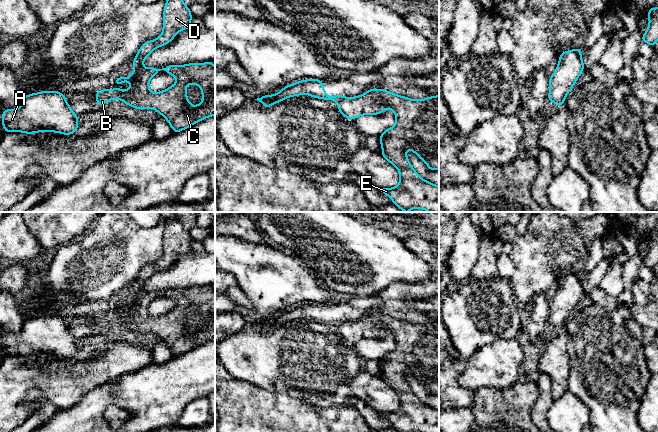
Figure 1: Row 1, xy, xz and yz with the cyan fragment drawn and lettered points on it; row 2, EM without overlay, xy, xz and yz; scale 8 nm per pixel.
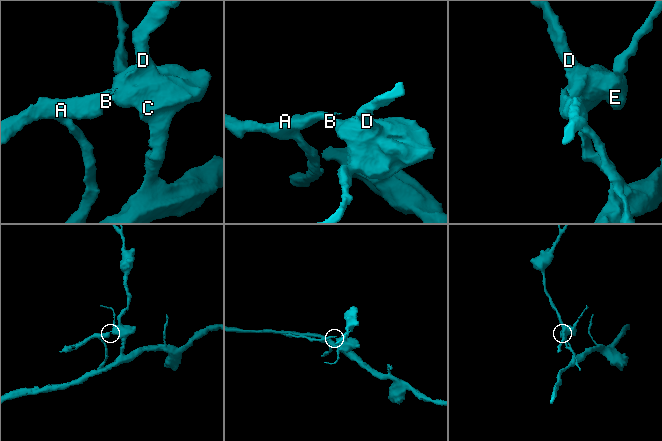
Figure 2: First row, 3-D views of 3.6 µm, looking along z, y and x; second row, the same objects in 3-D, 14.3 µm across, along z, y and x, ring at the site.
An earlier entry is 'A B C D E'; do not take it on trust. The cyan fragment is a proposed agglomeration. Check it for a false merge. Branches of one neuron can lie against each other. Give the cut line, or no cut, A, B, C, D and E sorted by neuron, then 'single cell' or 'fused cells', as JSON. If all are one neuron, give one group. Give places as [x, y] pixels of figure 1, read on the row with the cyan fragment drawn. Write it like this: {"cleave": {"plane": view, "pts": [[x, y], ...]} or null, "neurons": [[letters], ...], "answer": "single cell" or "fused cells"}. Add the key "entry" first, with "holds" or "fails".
{"entry": "fails", "cleave": {"plane": "xz", "pts": [[345, 97], [337, 102]]}, "neurons": [["A", "B"], ["C", "D", "E"]], "answer": "fused cells"}

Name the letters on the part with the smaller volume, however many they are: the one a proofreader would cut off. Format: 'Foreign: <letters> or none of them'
Foreign: A, B

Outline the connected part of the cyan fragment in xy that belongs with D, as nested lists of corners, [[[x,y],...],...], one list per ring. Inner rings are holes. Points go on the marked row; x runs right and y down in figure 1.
[[[166,0],[163,12],[163,31],[161,35],[154,40],[147,41],[142,44],[138,50],[137,55],[132,60],[134,62],[133,74],[126,78],[116,77],[117,85],[123,82],[130,82],[132,86],[120,93],[120,99],[127,105],[144,110],[152,108],[159,114],[165,117],[170,124],[174,133],[180,132],[197,122],[215,115],[215,67],[214,62],[209,61],[206,63],[190,63],[186,65],[168,65],[163,69],[156,69],[154,67],[145,68],[143,61],[153,52],[156,48],[162,47],[173,40],[175,35],[183,29],[192,28],[191,25],[192,14],[189,7],[185,5],[183,0]],[[160,70],[176,78],[176,83],[161,92],[154,93],[149,89],[149,81]],[[188,84],[197,84],[202,92],[203,102],[192,106],[186,95],[186,86]]]

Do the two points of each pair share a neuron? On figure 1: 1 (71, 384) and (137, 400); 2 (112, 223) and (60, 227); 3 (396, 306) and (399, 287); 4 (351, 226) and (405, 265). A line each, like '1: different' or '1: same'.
1: different
2: different
3: same
4: same

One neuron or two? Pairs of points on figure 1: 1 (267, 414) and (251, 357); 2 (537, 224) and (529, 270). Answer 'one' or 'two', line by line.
1: two
2: one

